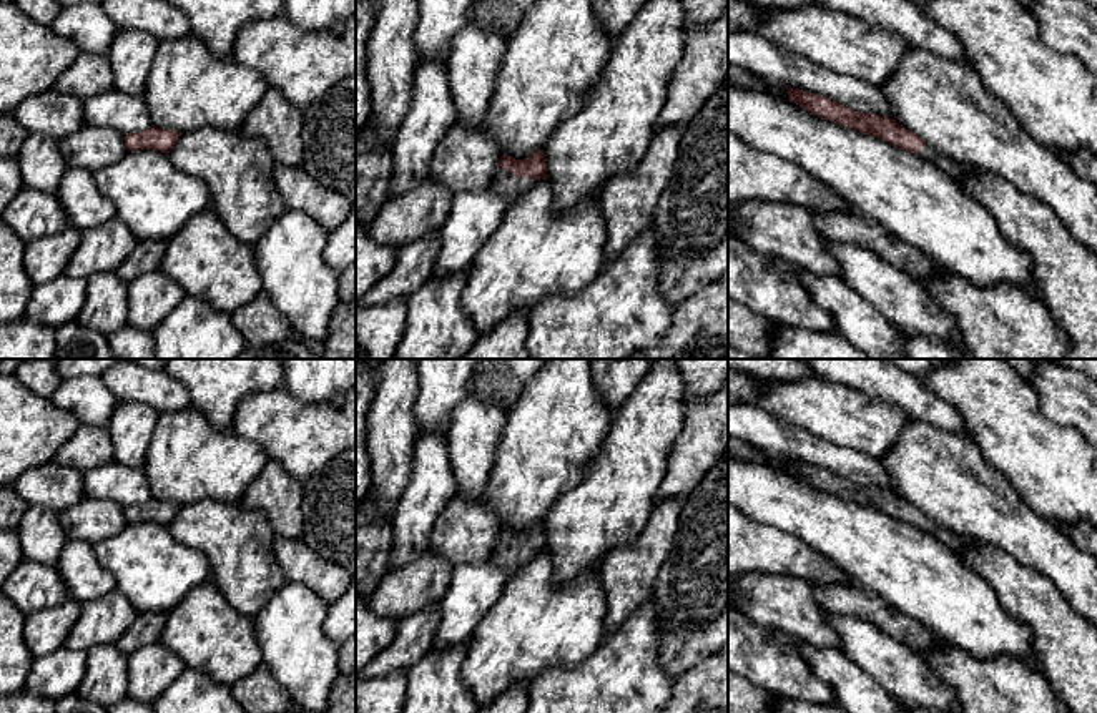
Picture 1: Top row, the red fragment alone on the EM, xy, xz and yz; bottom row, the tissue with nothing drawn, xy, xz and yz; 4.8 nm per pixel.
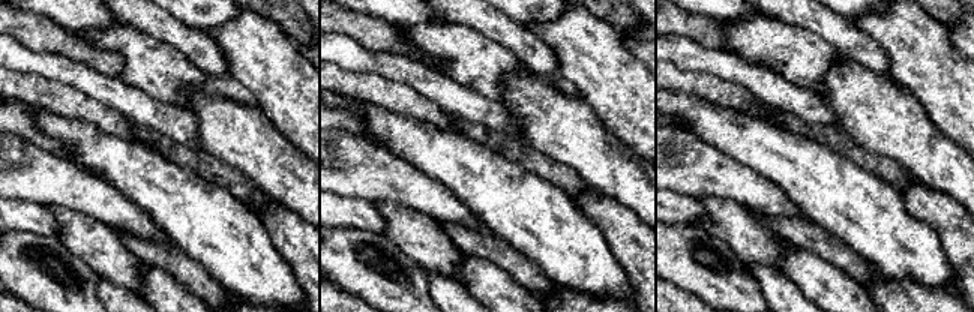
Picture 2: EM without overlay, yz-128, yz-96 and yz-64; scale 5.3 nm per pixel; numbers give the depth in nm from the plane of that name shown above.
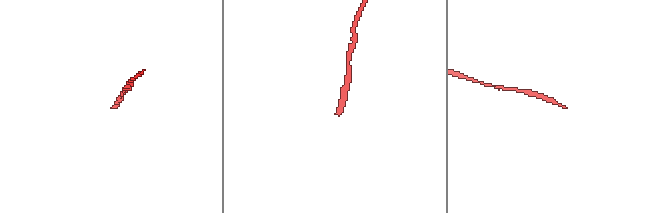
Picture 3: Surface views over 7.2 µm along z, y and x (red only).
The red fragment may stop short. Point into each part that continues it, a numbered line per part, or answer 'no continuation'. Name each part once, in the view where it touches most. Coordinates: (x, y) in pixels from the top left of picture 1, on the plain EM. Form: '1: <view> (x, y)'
1: xz (511, 559)

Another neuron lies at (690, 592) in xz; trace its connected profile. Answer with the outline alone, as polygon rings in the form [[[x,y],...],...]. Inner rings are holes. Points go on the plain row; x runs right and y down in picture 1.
[[[728,447],[685,499],[675,542],[655,578],[652,598],[662,628],[660,663],[673,678],[728,648]]]

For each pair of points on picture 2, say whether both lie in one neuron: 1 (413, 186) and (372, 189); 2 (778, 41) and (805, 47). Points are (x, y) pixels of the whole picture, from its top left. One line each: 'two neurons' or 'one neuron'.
1: one neuron
2: one neuron

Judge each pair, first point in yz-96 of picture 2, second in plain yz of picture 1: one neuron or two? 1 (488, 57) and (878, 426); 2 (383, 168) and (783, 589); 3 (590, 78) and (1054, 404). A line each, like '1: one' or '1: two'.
1: one
2: two
3: two

